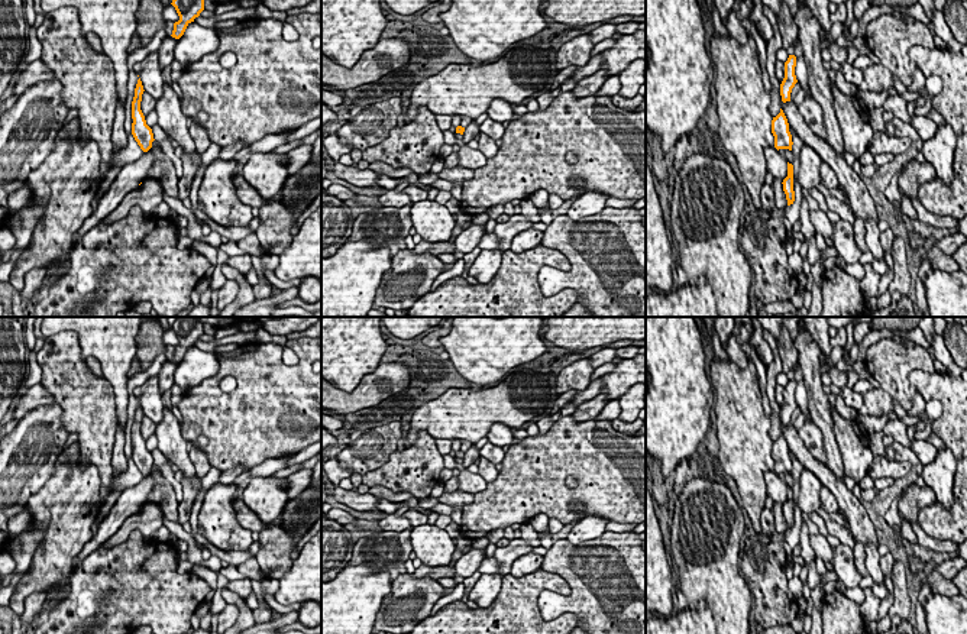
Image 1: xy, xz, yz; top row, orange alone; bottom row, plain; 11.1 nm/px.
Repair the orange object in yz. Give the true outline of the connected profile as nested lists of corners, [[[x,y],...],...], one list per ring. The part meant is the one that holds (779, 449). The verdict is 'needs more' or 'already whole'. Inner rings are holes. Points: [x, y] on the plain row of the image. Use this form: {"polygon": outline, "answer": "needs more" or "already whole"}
{"polygon": [[[780,433],[780,437],[773,441],[772,444],[772,457],[774,460],[774,472],[779,473],[789,473],[792,475],[792,459],[789,456],[789,447],[787,443]]], "answer": "already whole"}

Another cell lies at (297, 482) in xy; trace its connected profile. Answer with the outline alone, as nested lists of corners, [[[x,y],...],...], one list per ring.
[[[301,469],[287,476],[288,498],[301,495],[311,483],[313,469]]]

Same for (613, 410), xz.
[[[620,398],[618,400],[611,400],[604,410],[601,411],[601,414],[598,417],[595,417],[596,421],[601,420],[615,420],[618,418],[621,414],[621,407],[620,407]]]

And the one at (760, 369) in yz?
[[[750,343],[740,345],[740,347],[750,356],[751,362],[756,366],[756,379],[759,382],[759,389],[761,394],[764,415],[770,418],[772,408],[770,408],[769,397],[766,394],[766,386],[767,386],[766,372],[767,372],[767,369],[766,369],[764,363],[761,362],[761,359],[759,358],[756,349],[753,349]]]

